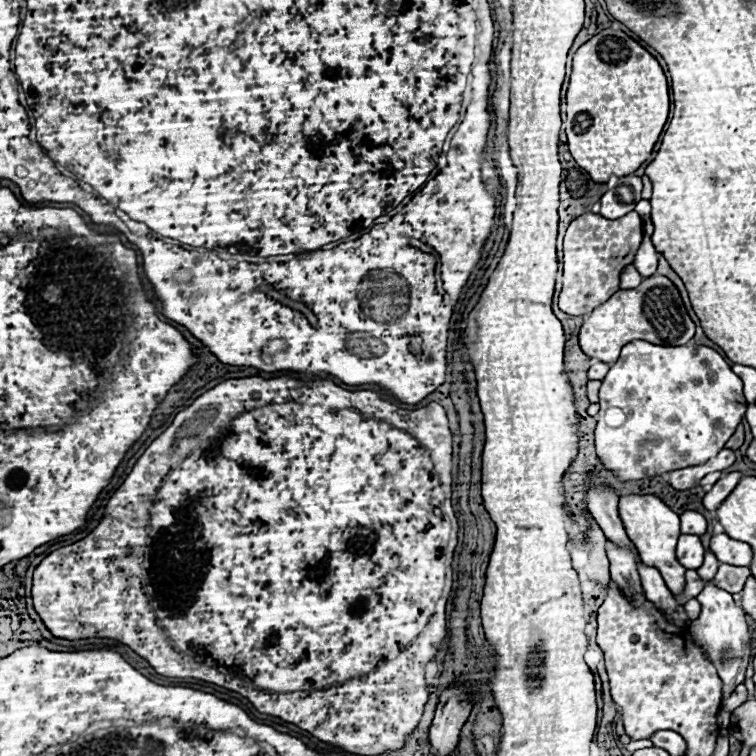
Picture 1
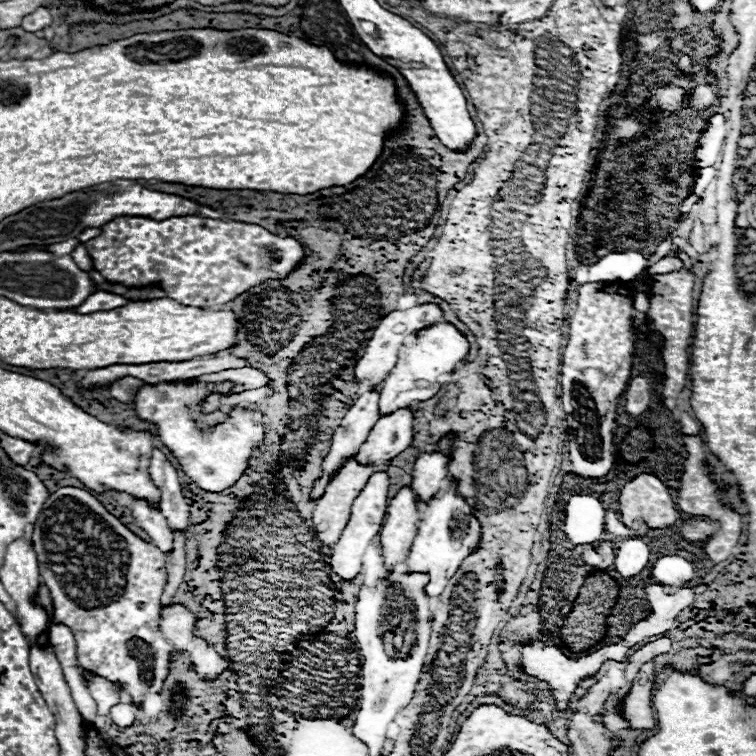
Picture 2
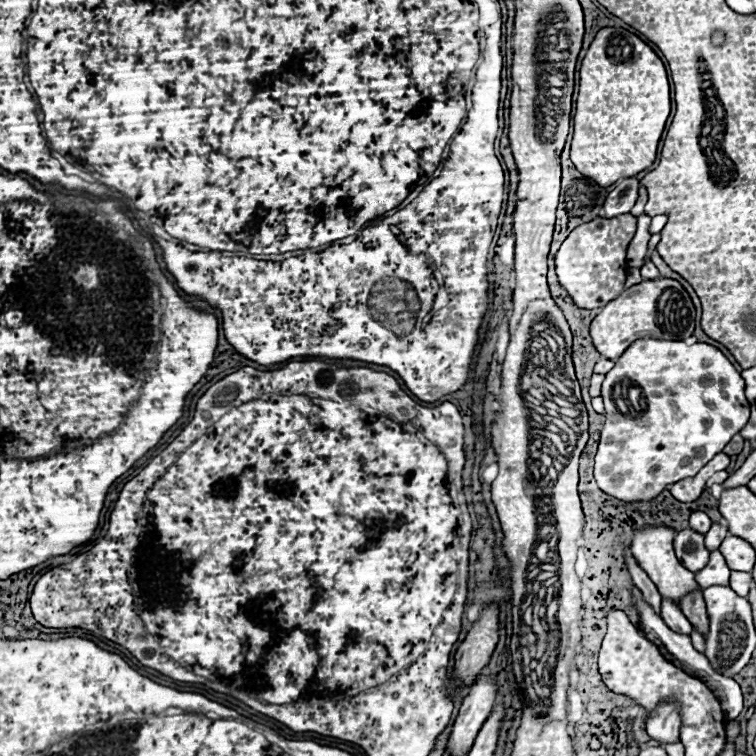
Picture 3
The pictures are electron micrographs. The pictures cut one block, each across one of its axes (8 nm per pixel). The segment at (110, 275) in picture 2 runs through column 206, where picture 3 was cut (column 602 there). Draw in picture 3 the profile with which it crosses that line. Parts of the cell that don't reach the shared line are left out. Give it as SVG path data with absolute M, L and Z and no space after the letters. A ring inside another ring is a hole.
M632 214L616 218L594 218L588 224L578 226L570 232L556 254L556 272L562 288L570 294L576 306L586 310L604 308L614 296L624 290L628 266L626 266L626 246L636 232L636 218Z

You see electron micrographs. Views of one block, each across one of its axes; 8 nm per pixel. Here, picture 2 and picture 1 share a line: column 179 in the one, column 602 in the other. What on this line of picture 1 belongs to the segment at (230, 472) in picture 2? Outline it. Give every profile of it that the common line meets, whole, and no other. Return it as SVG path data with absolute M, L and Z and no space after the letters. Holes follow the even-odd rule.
M634 340L622 348L620 358L602 380L596 452L604 468L624 482L658 476L676 468L698 466L724 448L736 426L742 422L746 406L742 380L716 350L708 346L656 346L646 340ZM616 410L624 414L624 420L616 420Z

